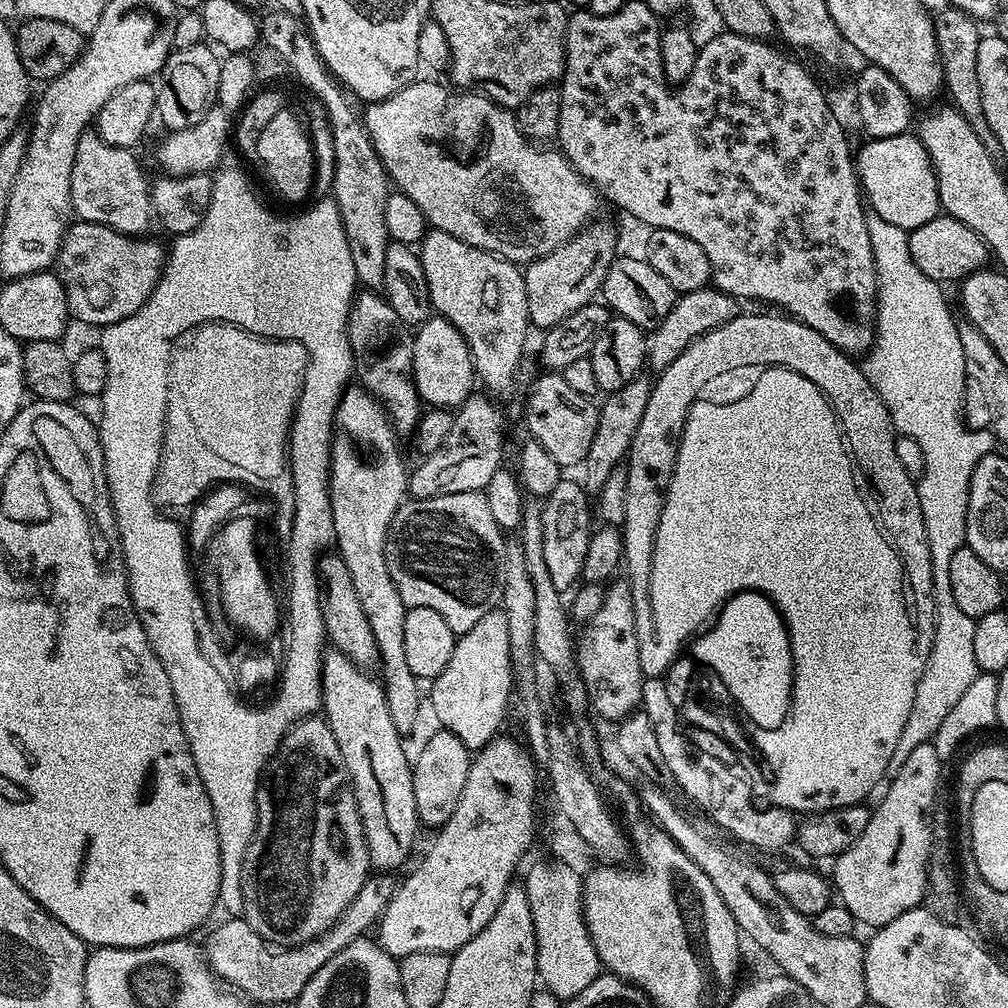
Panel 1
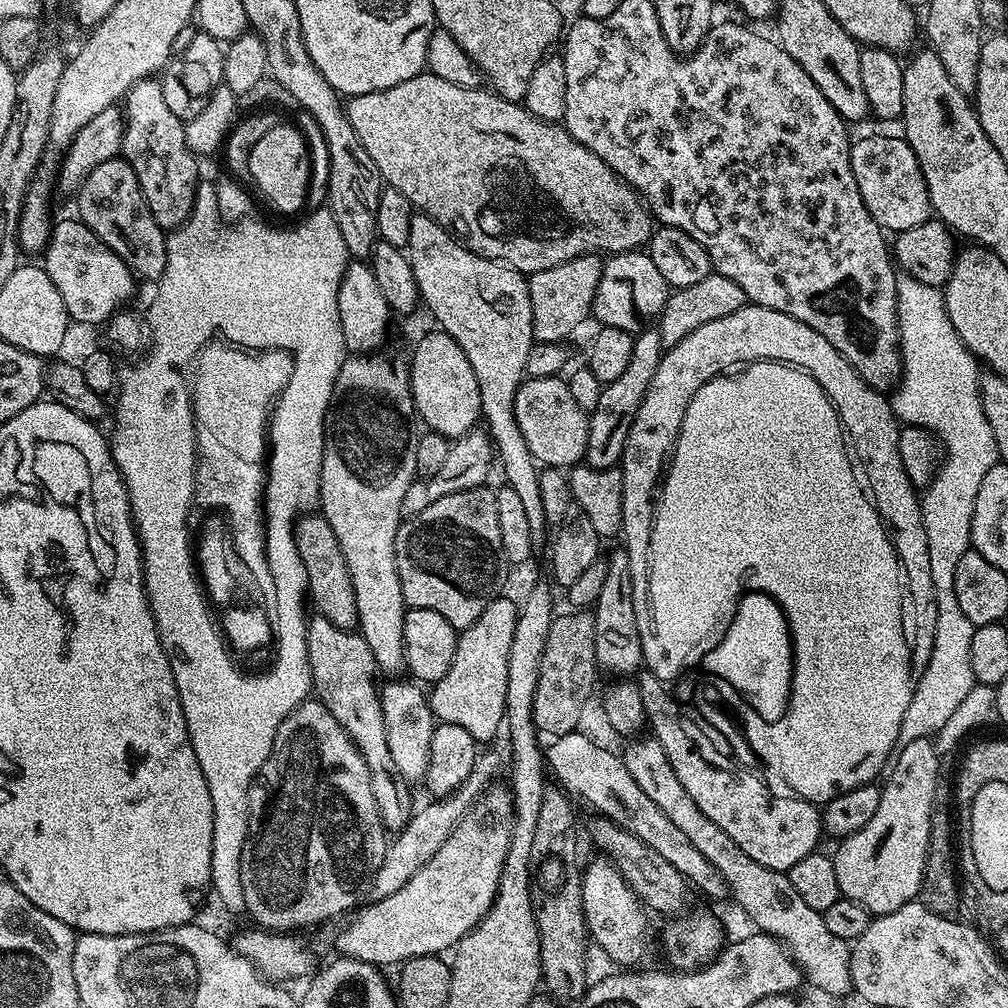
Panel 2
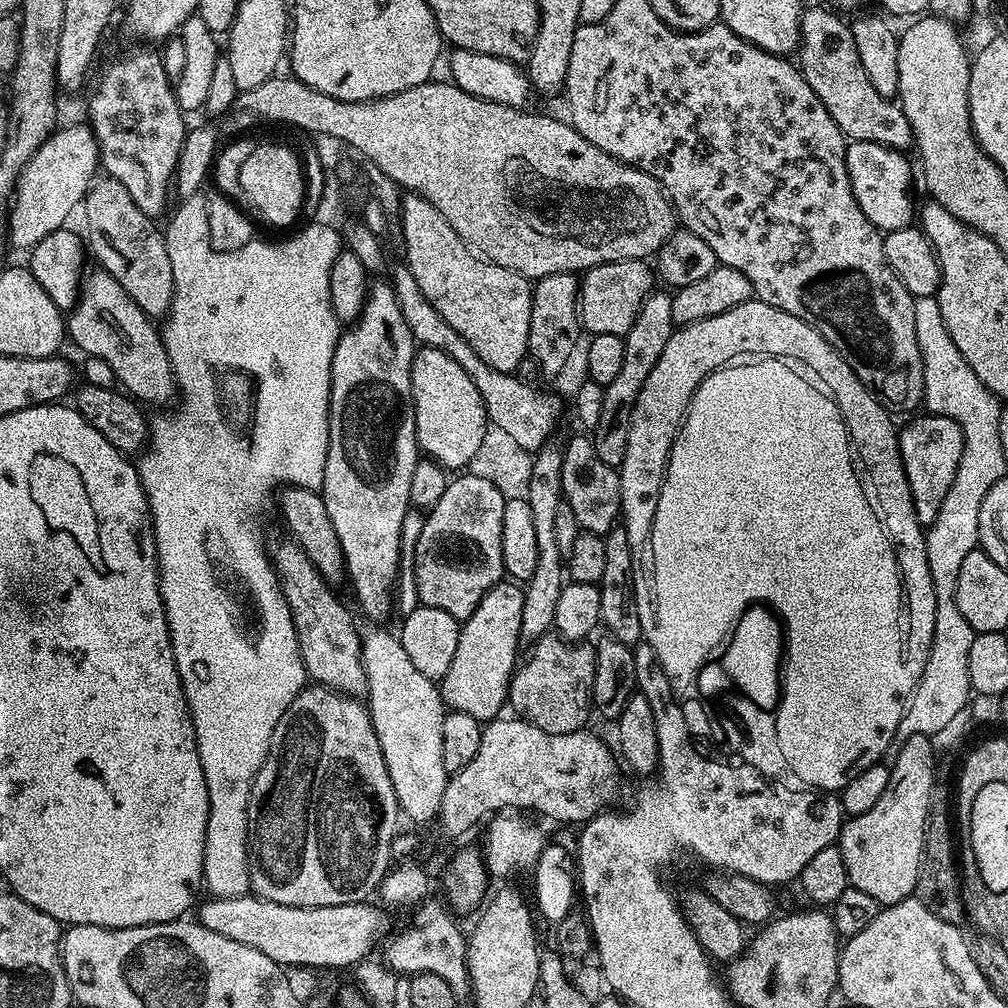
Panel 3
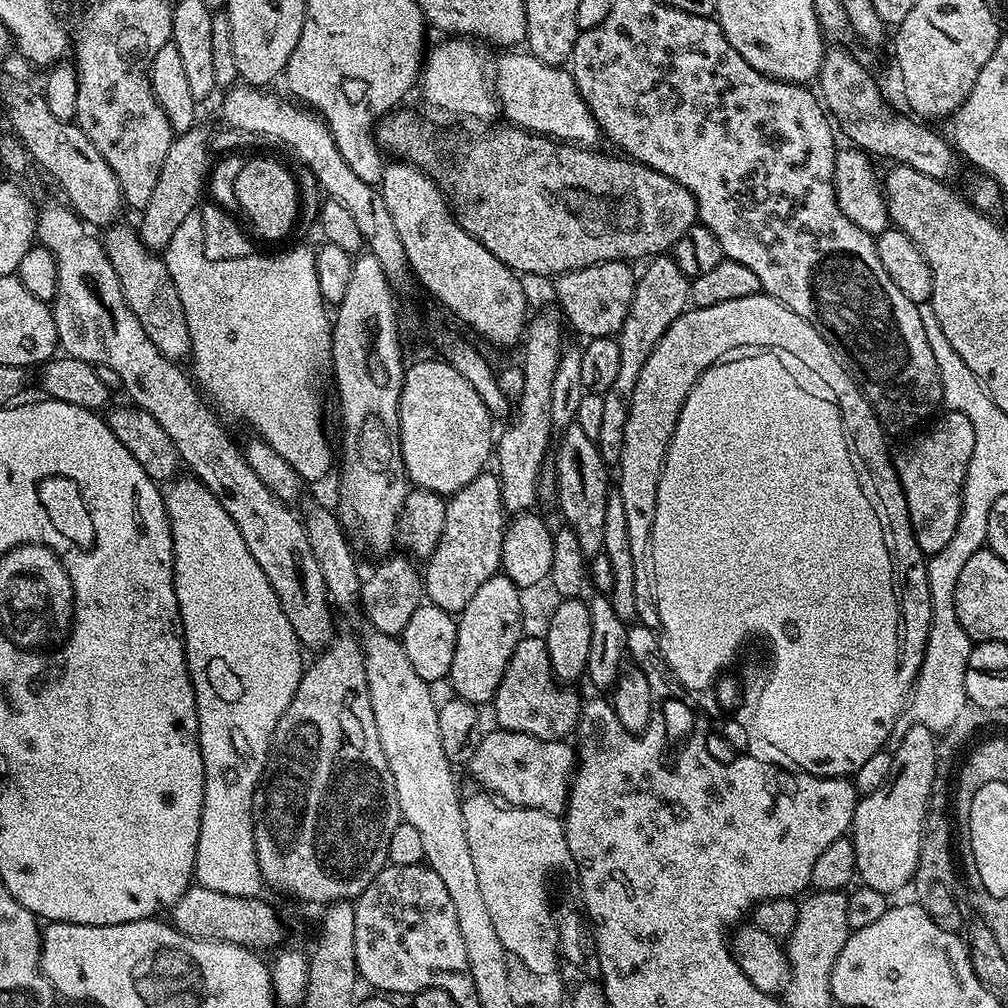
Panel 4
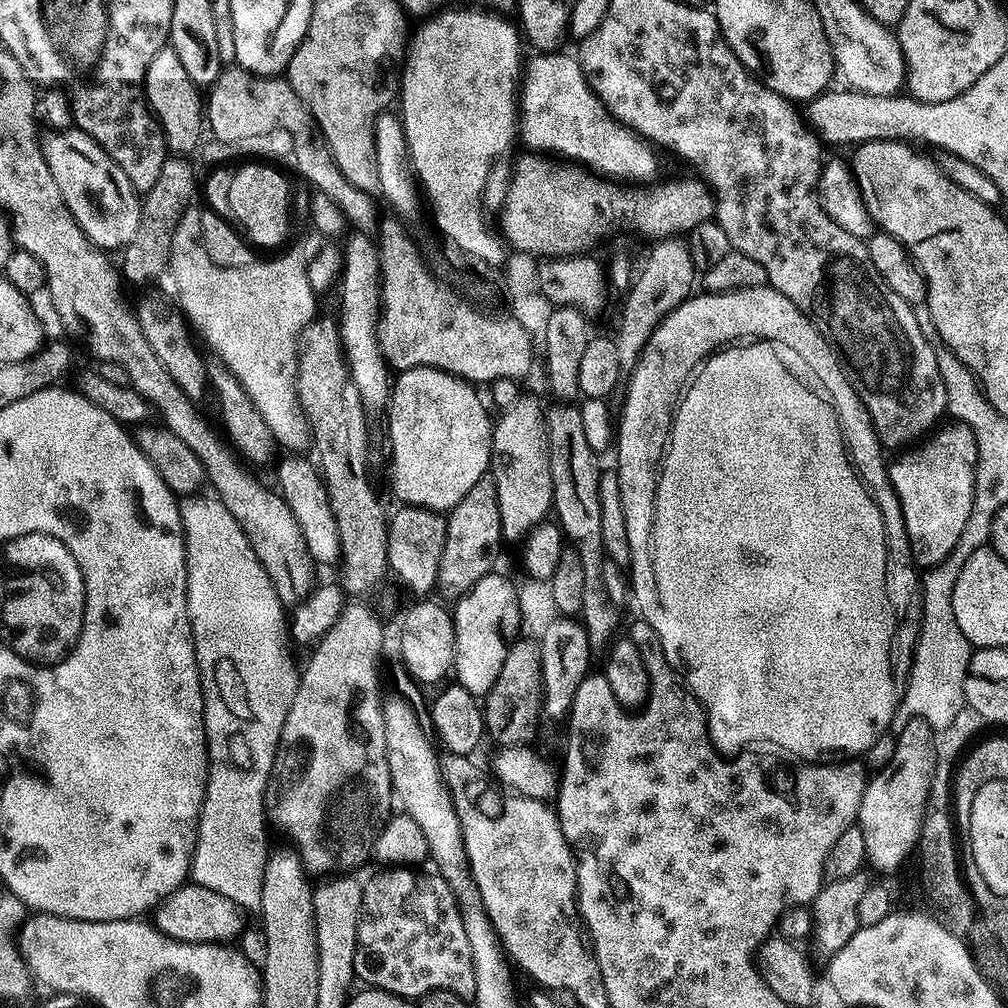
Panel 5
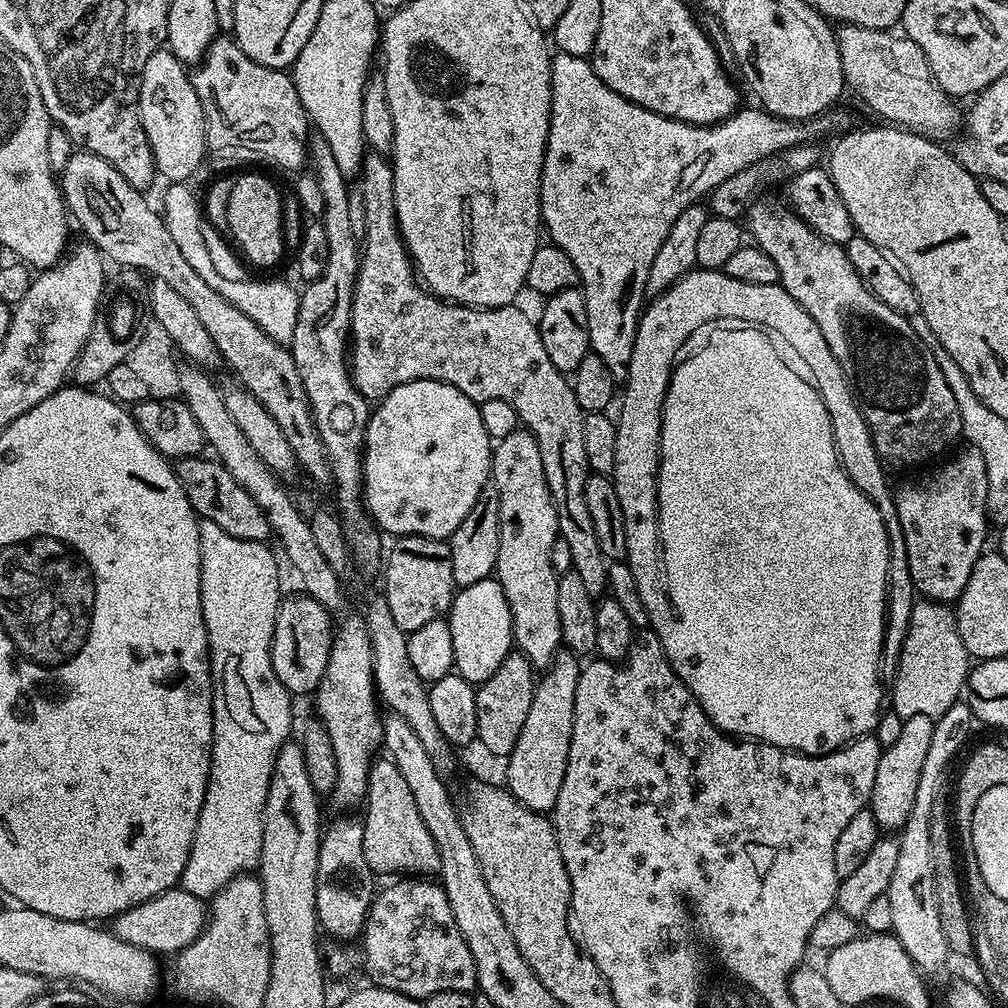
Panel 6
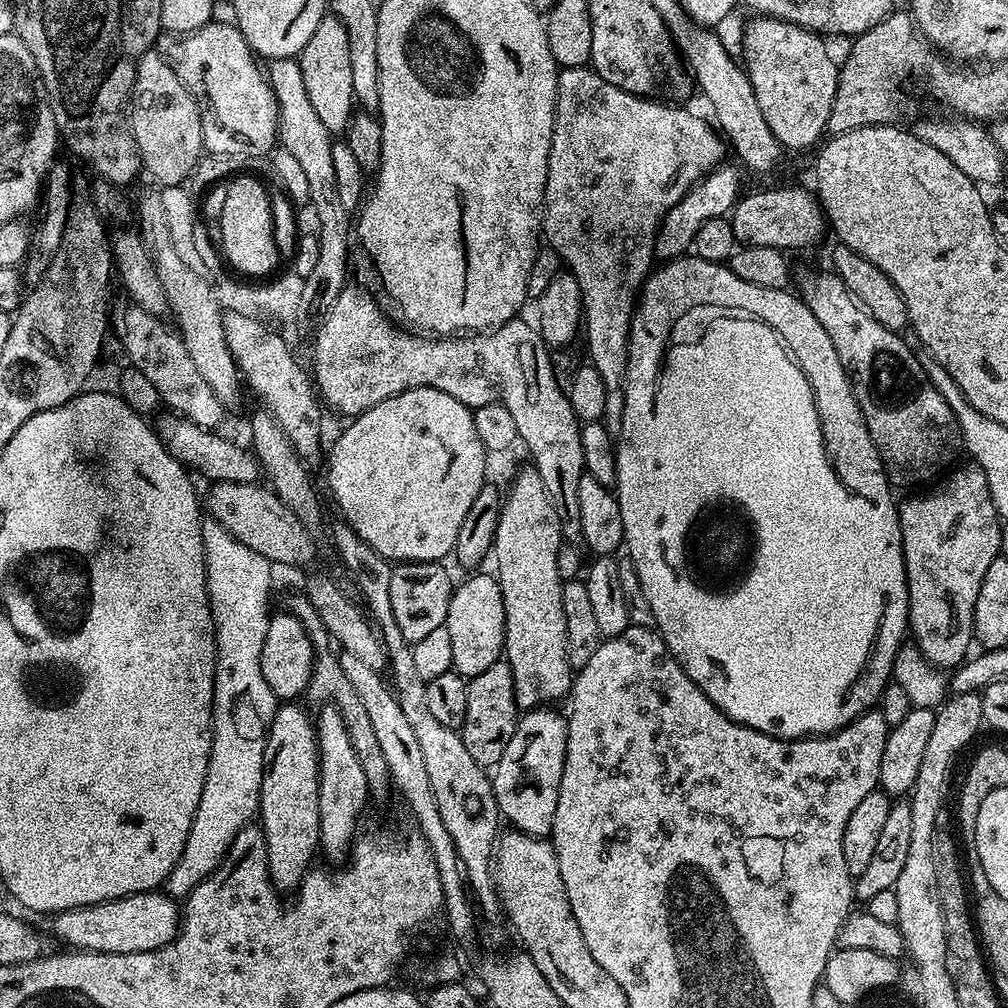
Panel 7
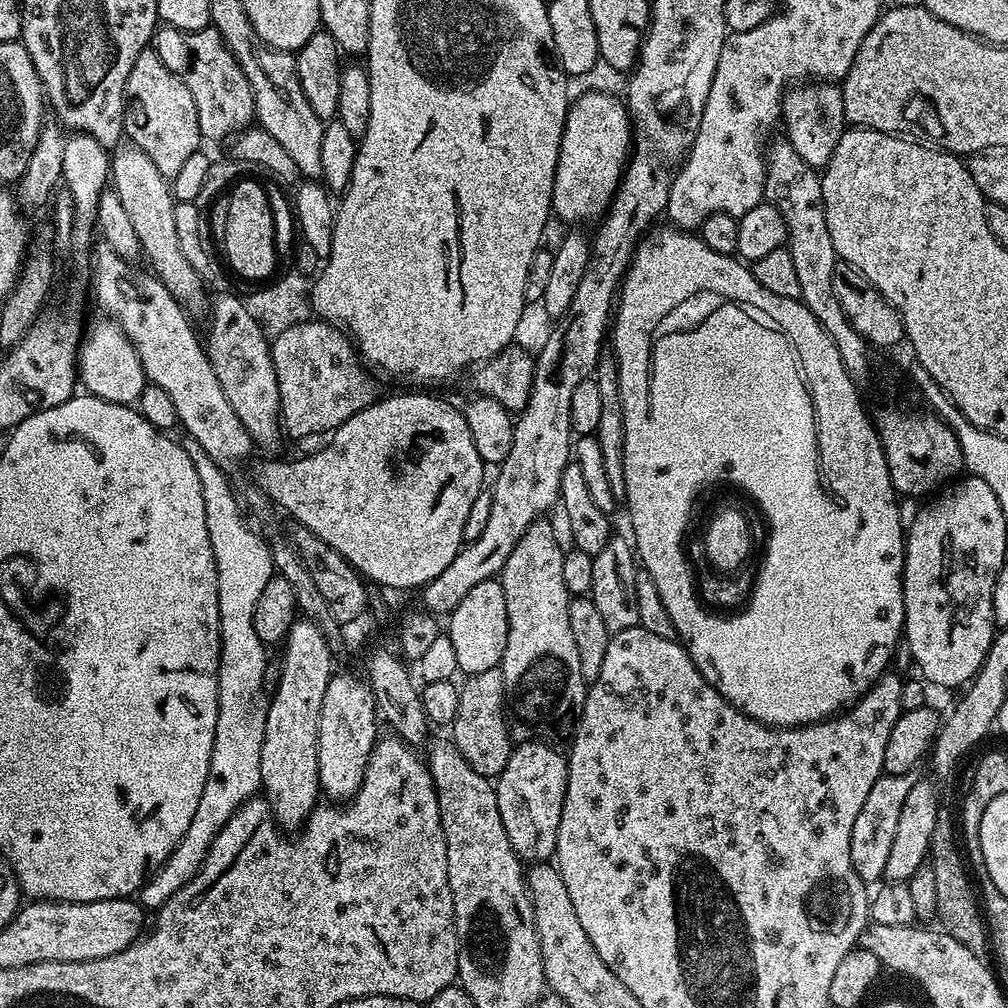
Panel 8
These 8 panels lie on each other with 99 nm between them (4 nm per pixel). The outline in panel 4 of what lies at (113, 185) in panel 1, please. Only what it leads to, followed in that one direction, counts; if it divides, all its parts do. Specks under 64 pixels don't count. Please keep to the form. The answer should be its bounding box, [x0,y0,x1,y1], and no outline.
[102,223,192,361]

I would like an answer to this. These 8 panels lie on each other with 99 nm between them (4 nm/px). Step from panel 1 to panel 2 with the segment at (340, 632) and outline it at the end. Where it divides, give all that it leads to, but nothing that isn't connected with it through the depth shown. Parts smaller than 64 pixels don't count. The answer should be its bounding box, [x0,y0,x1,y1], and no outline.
[296,514,358,629]

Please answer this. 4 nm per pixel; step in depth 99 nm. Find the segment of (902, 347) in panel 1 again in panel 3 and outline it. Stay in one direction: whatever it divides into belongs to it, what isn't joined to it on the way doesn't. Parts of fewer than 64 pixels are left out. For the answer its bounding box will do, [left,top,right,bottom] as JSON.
[914,296,1002,656]

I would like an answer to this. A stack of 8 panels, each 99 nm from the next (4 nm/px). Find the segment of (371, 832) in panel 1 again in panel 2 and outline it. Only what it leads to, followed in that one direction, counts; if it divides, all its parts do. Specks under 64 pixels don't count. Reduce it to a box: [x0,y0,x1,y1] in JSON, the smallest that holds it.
[306,614,414,830]

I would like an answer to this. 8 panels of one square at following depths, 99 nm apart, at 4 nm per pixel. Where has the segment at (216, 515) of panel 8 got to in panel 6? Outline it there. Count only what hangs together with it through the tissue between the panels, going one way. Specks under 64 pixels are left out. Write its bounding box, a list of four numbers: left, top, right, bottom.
[179,520,294,898]

